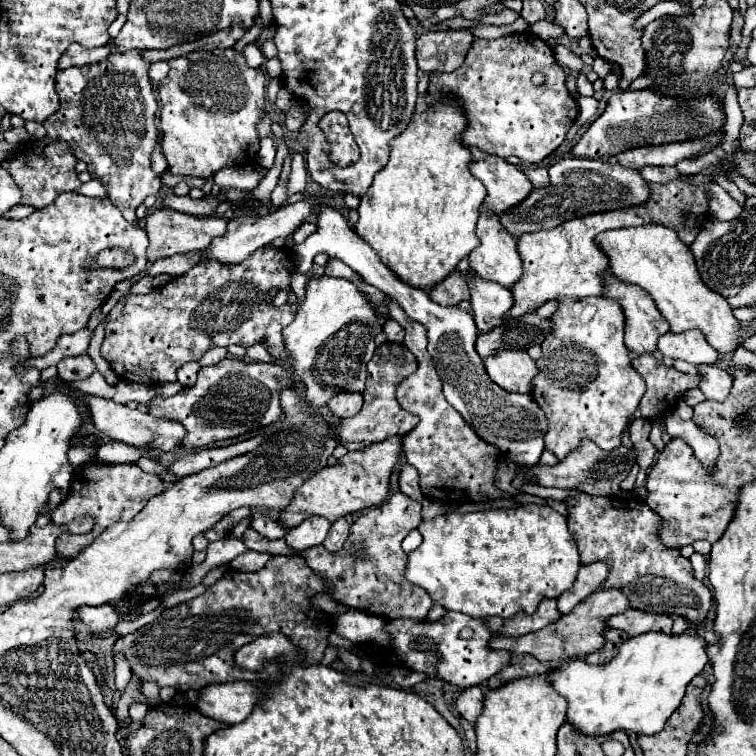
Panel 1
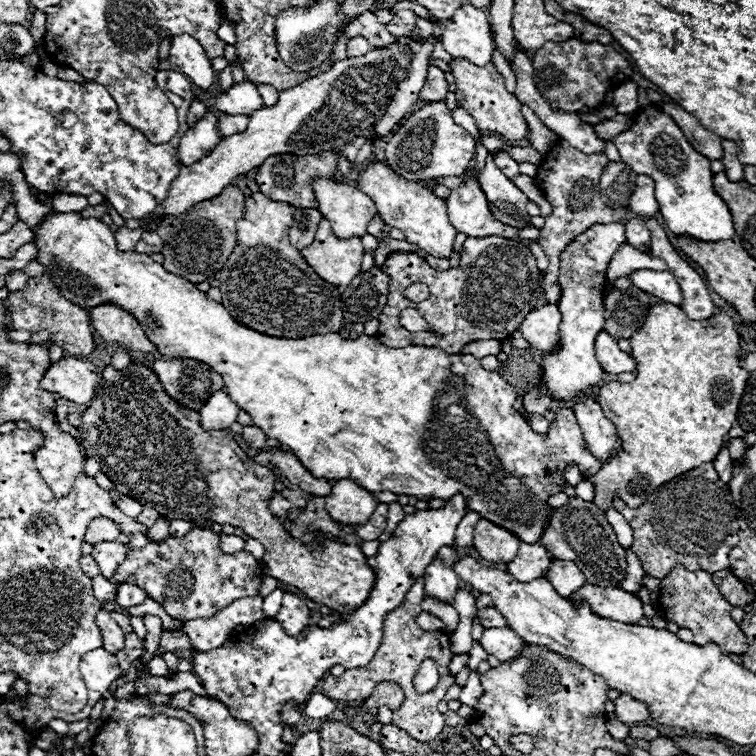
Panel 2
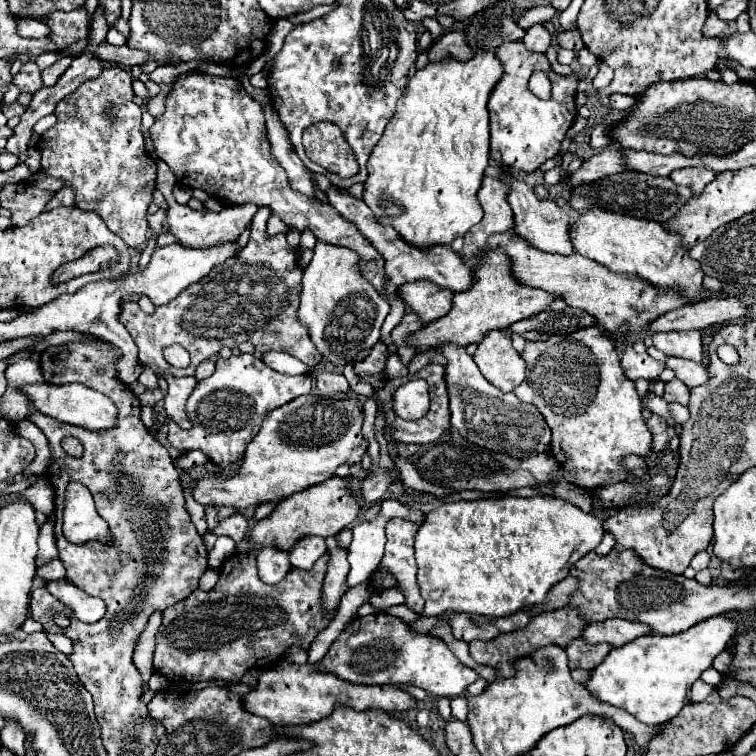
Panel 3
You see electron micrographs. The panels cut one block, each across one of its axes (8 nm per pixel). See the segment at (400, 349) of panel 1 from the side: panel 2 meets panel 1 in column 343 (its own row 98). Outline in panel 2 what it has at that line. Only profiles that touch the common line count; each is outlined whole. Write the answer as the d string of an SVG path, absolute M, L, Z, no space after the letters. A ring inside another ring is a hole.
M430 65L419 99L422 102L436 102L436 100L444 100L446 94L448 94L448 82L444 78L444 72L440 68Z

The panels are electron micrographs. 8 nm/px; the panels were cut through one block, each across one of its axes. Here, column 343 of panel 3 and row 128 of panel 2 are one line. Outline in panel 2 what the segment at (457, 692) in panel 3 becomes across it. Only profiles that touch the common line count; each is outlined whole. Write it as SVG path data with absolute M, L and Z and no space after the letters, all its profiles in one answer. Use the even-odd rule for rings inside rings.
M646 106L636 114L632 128L612 138L612 142L616 144L622 162L626 162L636 174L648 174L656 182L660 214L672 234L700 242L732 240L736 236L732 214L714 190L710 160L690 146L670 116L656 106Z

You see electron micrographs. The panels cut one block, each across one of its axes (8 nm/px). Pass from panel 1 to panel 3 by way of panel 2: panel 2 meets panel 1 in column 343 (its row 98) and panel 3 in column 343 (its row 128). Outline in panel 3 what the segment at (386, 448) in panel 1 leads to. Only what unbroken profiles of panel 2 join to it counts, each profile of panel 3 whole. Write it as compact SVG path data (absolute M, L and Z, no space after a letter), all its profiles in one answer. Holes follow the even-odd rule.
M330 478L322 484L316 484L312 488L306 488L298 494L292 494L290 498L284 498L276 504L274 512L262 520L256 522L256 528L250 530L248 542L252 544L252 550L258 546L278 546L280 550L290 550L298 540L304 536L336 536L340 530L348 528L356 516L358 516L358 502L348 492L348 478Z

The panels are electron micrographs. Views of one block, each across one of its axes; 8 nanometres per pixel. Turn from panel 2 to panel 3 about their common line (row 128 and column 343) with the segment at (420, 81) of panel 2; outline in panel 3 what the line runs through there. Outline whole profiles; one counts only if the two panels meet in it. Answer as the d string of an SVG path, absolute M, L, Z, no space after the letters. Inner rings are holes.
M314 370L316 376L316 388L322 396L332 398L334 394L348 394L350 386L346 378L338 372L328 372L328 370Z

